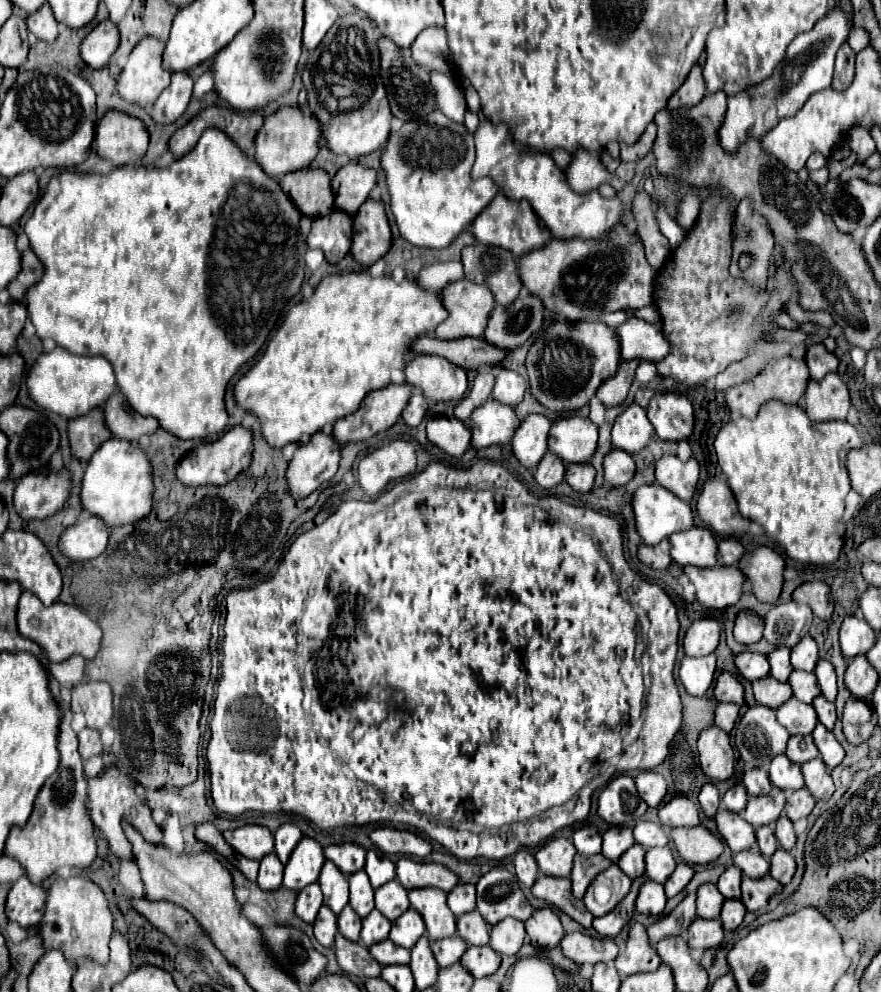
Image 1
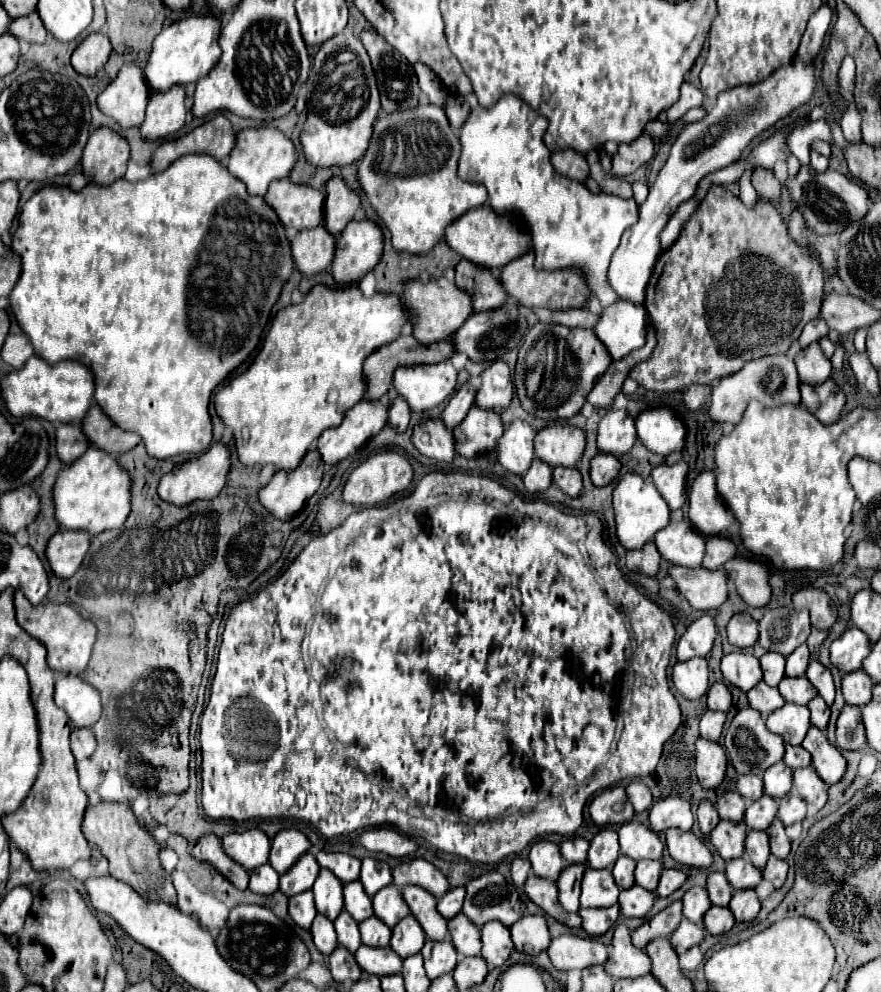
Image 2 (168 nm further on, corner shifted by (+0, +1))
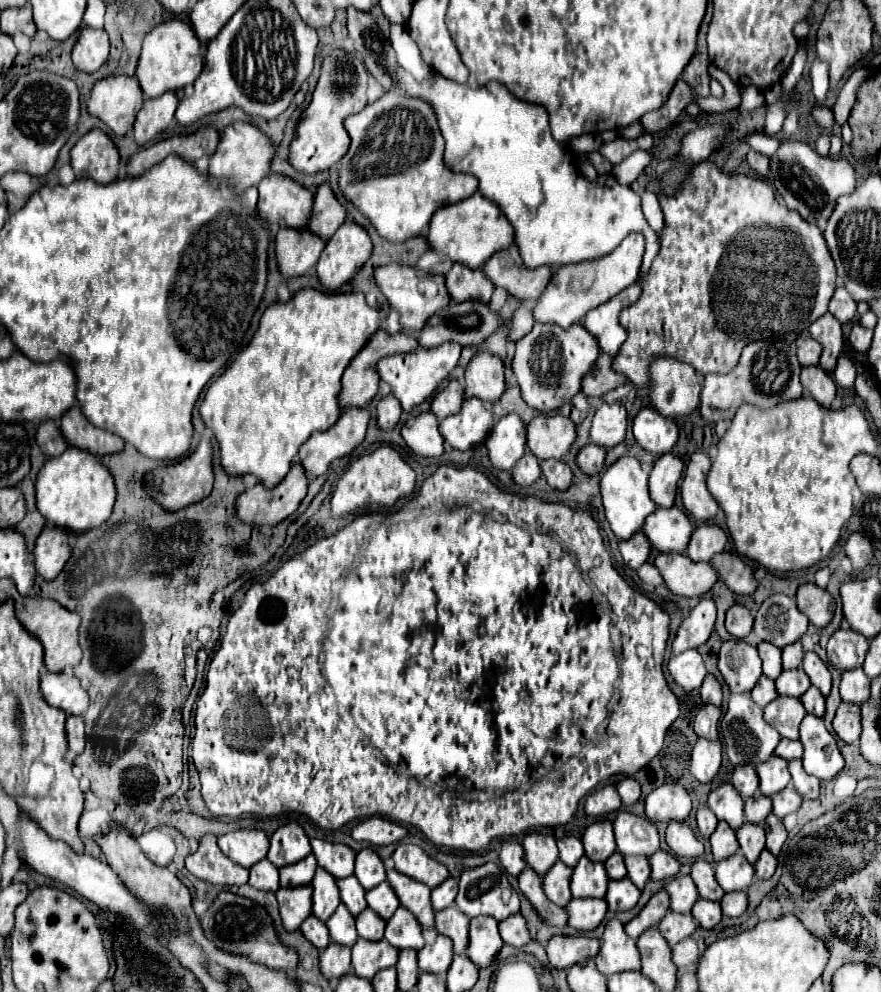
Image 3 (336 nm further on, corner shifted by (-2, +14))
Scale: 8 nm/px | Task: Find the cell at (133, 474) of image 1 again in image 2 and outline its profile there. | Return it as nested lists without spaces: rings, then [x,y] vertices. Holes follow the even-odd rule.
[[[90,447],[80,459],[60,471],[54,485],[54,503],[56,519],[64,529],[86,529],[92,535],[118,529],[132,511],[130,475],[118,467],[114,455],[106,455],[106,451],[98,451],[98,447]]]

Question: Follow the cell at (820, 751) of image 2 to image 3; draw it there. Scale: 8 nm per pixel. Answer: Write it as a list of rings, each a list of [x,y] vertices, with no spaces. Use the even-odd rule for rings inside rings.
[[[808,714],[802,720],[800,742],[804,746],[804,770],[818,780],[832,780],[844,768],[844,758],[836,746],[836,738],[826,730],[822,718]]]

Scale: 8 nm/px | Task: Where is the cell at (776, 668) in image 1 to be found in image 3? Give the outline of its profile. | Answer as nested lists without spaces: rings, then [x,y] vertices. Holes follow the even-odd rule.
[[[760,642],[758,644],[758,652],[762,658],[762,674],[766,678],[776,680],[782,672],[782,656],[780,656],[780,648],[768,644],[768,642]]]

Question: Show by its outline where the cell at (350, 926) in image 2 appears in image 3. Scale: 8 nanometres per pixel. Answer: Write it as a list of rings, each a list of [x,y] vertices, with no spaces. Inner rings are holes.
[[[340,904],[332,918],[326,922],[330,930],[330,940],[340,946],[354,946],[358,940],[358,932],[354,926],[354,916]]]

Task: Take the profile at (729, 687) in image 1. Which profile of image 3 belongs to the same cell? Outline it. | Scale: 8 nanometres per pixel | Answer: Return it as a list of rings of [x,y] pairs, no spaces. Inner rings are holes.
[[[708,674],[704,678],[704,682],[702,682],[698,692],[700,692],[700,698],[702,698],[704,704],[716,704],[716,706],[722,704],[722,686],[712,674]]]

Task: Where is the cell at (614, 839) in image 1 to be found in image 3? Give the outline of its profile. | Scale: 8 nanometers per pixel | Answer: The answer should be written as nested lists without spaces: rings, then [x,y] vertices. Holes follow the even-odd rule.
[[[608,820],[594,822],[586,828],[582,836],[582,846],[584,854],[592,862],[606,862],[612,852],[616,852],[616,842],[614,842],[614,832],[612,824]]]

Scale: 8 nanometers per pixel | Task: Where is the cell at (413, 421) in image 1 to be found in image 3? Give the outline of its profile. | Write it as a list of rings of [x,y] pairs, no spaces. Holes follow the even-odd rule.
[[[390,394],[386,398],[382,398],[376,406],[378,414],[376,414],[376,422],[378,422],[378,428],[382,430],[394,430],[398,420],[400,420],[400,414],[402,414],[402,408],[400,408],[400,402],[396,402],[396,398]]]

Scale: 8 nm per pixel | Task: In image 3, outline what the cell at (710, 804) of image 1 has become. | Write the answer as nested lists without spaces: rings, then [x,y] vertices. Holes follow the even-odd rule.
[[[702,806],[702,808],[698,810],[696,822],[698,822],[698,830],[700,830],[700,834],[702,834],[704,838],[710,838],[712,832],[716,830],[716,824],[718,824],[716,816],[712,814],[712,810],[710,810],[708,806]]]

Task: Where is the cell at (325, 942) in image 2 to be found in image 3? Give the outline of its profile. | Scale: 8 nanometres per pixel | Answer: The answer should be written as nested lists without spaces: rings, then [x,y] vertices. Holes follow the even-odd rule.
[[[310,916],[304,920],[304,924],[300,926],[300,932],[302,936],[312,944],[316,946],[320,952],[330,944],[330,934],[328,934],[328,928],[324,922],[320,922],[318,918]]]

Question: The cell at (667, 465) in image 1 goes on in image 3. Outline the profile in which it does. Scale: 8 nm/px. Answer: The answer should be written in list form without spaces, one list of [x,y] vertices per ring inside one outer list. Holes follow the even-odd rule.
[[[672,452],[662,454],[654,462],[654,468],[652,468],[650,480],[648,480],[648,488],[650,488],[652,500],[660,508],[668,508],[668,504],[670,506],[674,504],[678,482],[682,478],[682,470],[684,470],[682,458],[676,456],[676,454],[672,454]]]

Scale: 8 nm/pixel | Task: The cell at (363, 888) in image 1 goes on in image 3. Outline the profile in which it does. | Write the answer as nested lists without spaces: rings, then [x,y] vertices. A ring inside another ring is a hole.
[[[354,876],[338,880],[338,890],[340,890],[340,900],[342,904],[350,910],[352,916],[358,916],[366,908],[366,898],[364,898],[364,888],[358,884]]]

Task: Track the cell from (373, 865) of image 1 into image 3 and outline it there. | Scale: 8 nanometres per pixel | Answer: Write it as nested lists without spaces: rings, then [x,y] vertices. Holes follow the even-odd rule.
[[[364,848],[356,854],[354,876],[358,878],[358,882],[364,890],[372,890],[380,882],[386,880],[386,868],[384,868],[384,864],[376,852],[372,852],[370,848]]]

